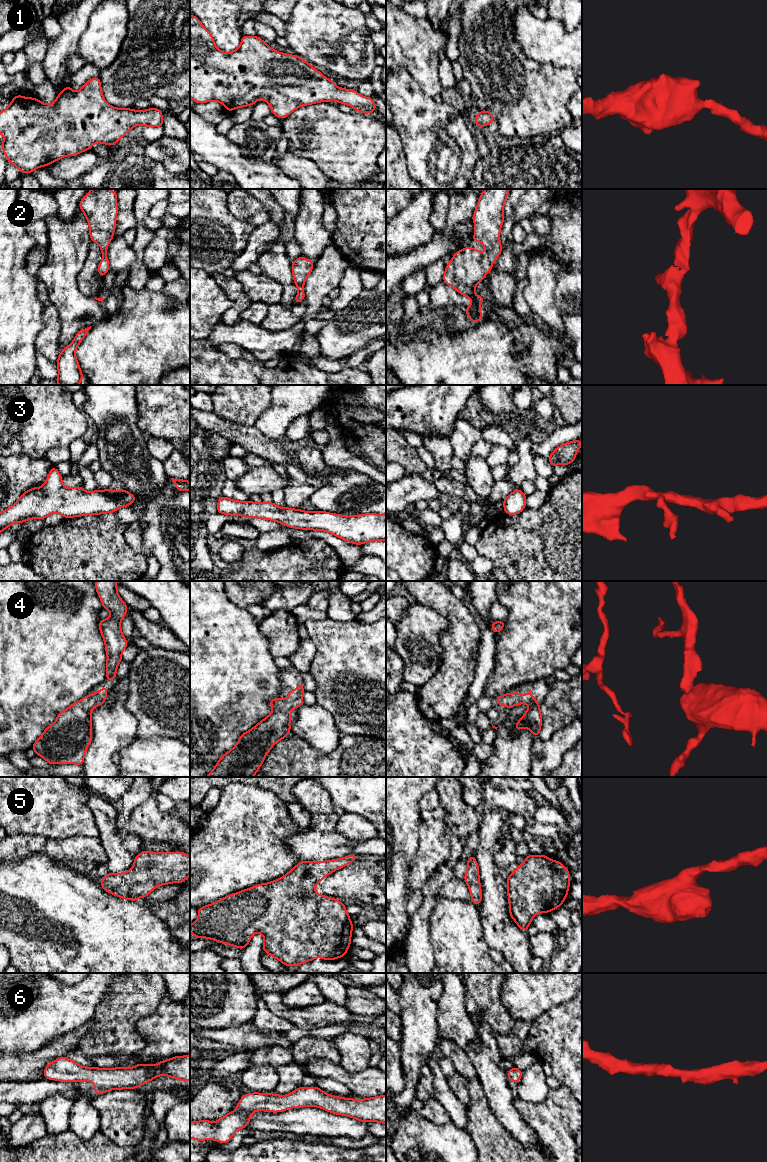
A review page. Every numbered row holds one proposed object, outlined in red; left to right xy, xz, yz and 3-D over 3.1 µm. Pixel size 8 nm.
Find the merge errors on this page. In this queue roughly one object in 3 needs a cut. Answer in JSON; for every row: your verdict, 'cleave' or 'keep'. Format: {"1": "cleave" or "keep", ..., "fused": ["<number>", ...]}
{"1": "keep", "2": "keep", "3": "keep", "4": "keep", "5": "keep", "6": "keep", "fused": []}

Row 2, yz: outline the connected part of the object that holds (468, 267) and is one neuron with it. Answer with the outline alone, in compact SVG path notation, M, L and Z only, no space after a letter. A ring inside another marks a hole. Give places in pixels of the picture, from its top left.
M485 189L472 216L475 232L472 241L481 242L486 254L470 246L454 253L446 265L443 282L458 293L468 297L472 303L466 310L467 317L477 323L483 318L479 309L485 299L474 290L478 283L493 269L492 264L502 253L500 231L504 222L504 204L510 189Z

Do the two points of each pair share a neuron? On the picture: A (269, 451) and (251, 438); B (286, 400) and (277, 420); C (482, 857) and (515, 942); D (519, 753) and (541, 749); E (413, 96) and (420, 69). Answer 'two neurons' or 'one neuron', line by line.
A: one neuron
B: one neuron
C: one neuron
D: two neurons
E: two neurons

